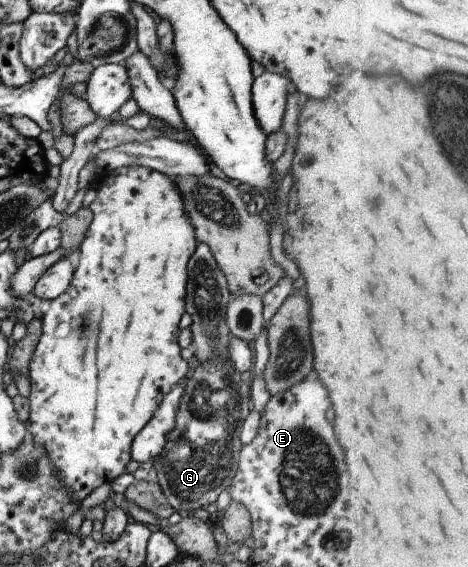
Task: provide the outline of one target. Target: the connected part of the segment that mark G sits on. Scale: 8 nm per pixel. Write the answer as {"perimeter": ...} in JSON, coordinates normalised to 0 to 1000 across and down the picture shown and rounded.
{"perimeter":[[[419,427],[400,466],[400,487],[393,550],[408,561],[408,605],[400,626],[421,631],[425,642],[397,667],[374,727],[374,751],[382,751],[378,772],[325,813],[333,852],[357,889],[389,908],[457,887],[470,868],[487,861],[502,840],[515,794],[513,757],[536,721],[534,675],[515,670],[515,660],[485,633],[496,591],[481,568],[481,543],[496,522],[476,481],[434,427]]]}

